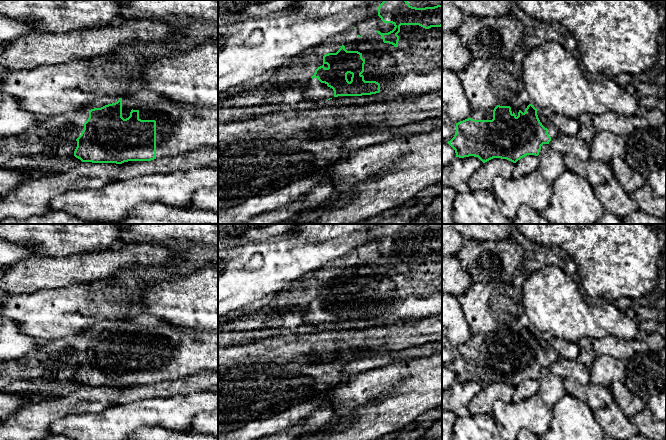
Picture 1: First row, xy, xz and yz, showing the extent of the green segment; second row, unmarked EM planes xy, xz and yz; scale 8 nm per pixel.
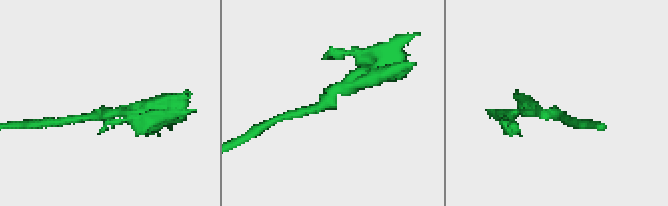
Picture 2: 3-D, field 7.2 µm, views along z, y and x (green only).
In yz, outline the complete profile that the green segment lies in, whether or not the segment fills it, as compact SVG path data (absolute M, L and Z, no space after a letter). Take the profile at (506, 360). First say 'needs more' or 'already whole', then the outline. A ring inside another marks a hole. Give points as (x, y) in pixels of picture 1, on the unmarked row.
needs more; M519 321L499 327L495 332L473 335L471 341L456 347L454 361L448 368L455 374L456 381L478 381L483 387L493 383L507 383L516 387L527 379L538 380L543 368L549 368L548 353L540 346L537 333Z

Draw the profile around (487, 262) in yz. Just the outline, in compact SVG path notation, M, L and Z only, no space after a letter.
M464 239L457 254L462 267L470 274L472 282L490 284L494 282L512 283L514 274L521 268L524 253L512 239L498 241L476 241Z

